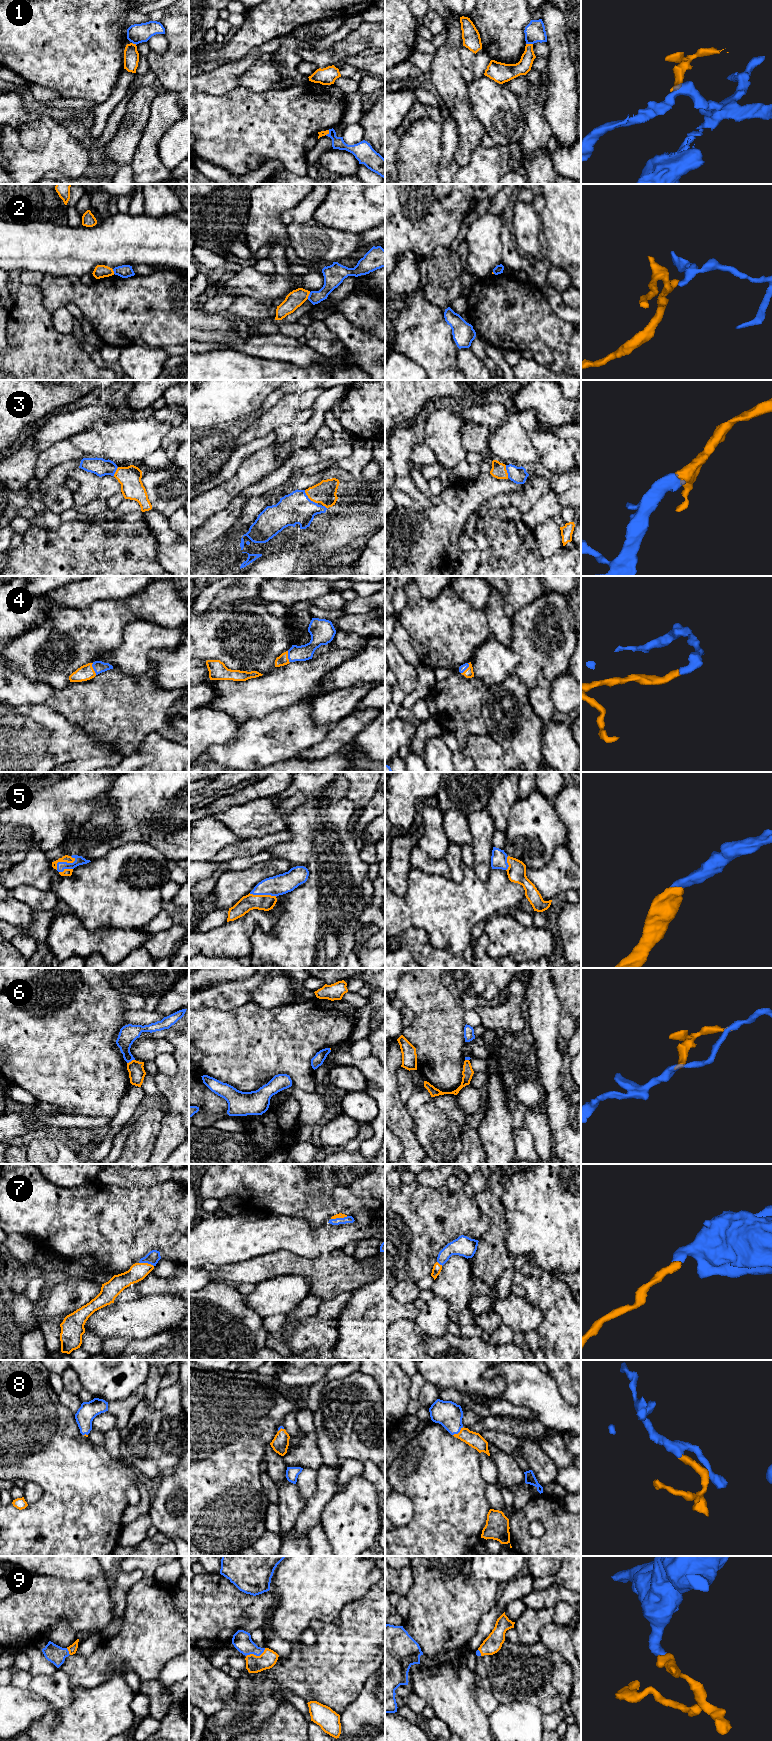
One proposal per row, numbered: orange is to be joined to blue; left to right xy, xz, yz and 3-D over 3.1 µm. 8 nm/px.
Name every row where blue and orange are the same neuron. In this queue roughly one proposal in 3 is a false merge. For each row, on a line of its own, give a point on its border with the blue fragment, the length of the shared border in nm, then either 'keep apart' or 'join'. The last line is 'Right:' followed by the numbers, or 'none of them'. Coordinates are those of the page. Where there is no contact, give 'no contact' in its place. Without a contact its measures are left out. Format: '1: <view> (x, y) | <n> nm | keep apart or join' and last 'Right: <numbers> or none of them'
1: yz (529, 43) | 60 nm | keep apart
2: xz (309, 295) | 60 nm | keep apart
3: xz (308, 498) | 150 nm | join
4: yz (466, 668) | 120 nm | join
5: xy (63, 862) | 180 nm | join
6: xy (130, 1061) | 70 nm | join
7: xy (146, 1262) | 120 nm | join
8: yz (458, 1432) | 110 nm | join
9: xz (256, 1655) | 170 nm | join
Right: 3, 4, 5, 6, 7, 8, 9

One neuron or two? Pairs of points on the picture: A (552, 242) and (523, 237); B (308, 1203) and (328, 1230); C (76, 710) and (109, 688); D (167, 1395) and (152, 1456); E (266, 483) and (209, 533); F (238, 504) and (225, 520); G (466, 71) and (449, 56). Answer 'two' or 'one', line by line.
A: two
B: two
C: one
D: one
E: two
F: one
G: two

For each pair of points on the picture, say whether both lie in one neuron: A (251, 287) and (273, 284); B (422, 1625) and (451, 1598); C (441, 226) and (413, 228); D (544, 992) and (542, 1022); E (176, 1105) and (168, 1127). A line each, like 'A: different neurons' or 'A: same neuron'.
A: same neuron
B: same neuron
C: same neuron
D: same neuron
E: different neurons

